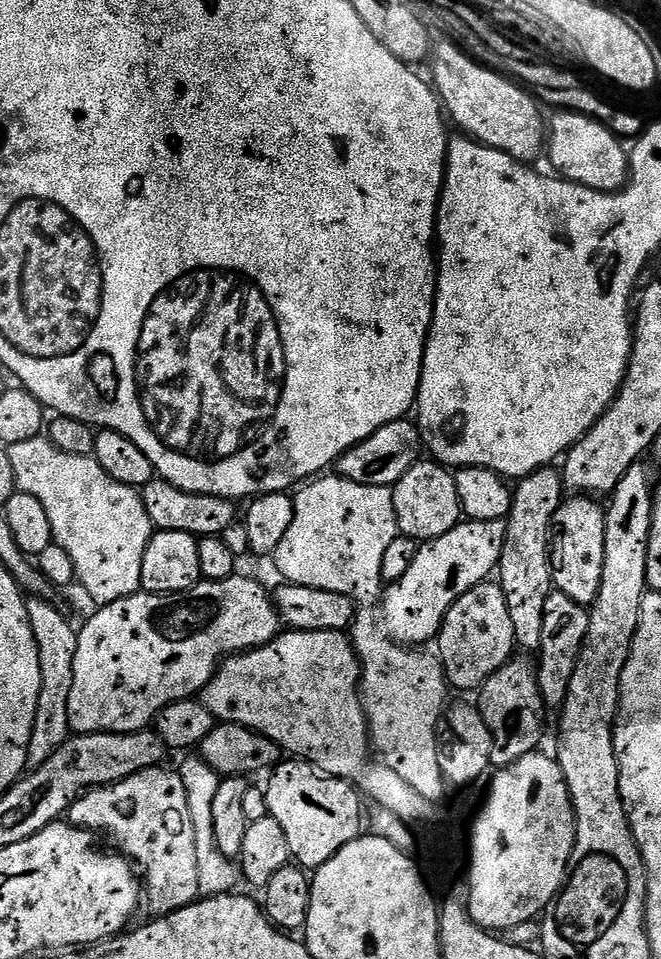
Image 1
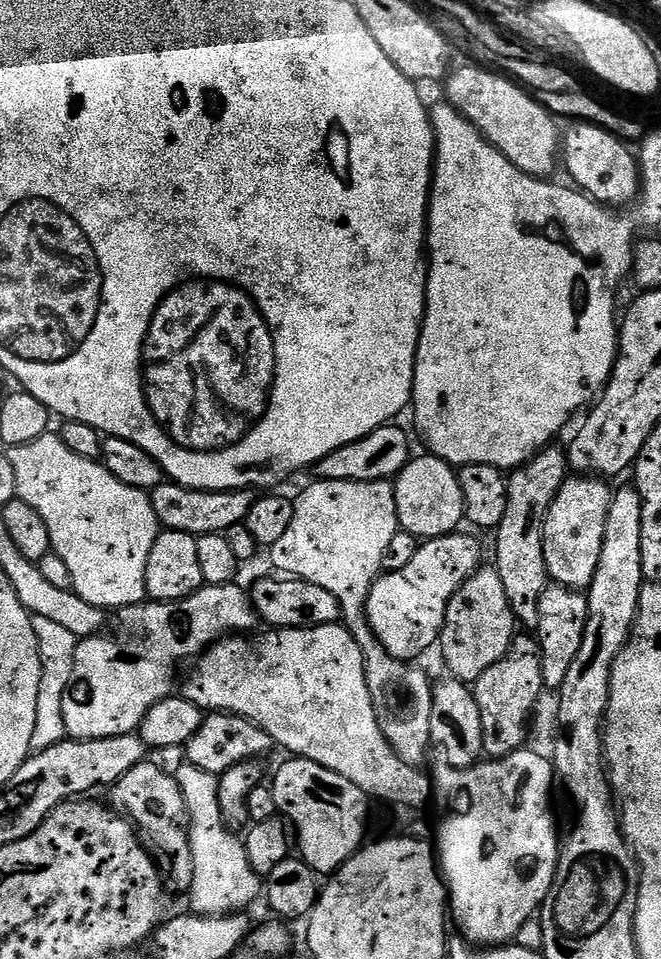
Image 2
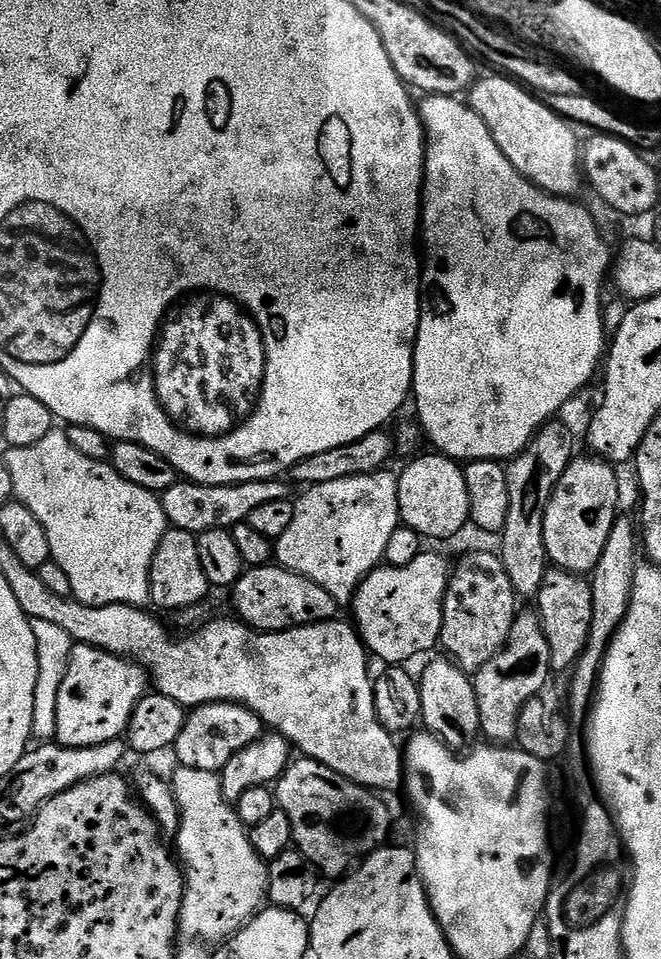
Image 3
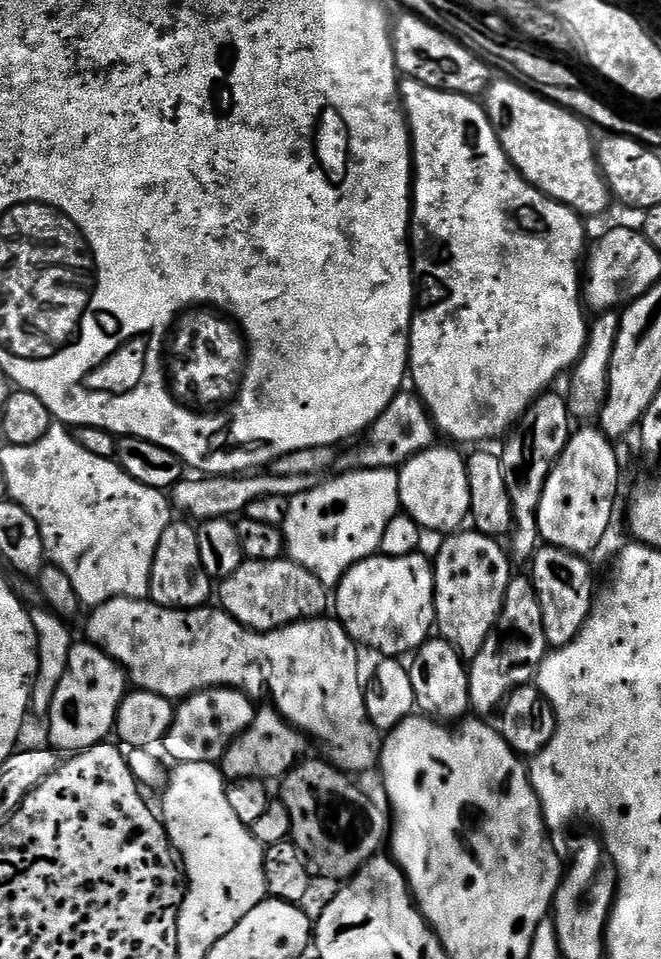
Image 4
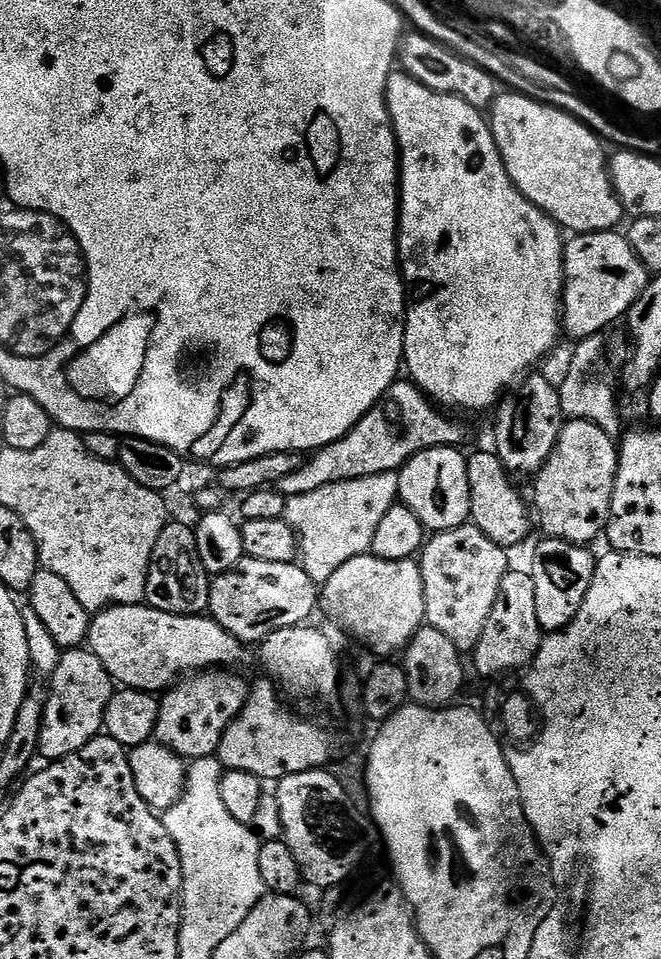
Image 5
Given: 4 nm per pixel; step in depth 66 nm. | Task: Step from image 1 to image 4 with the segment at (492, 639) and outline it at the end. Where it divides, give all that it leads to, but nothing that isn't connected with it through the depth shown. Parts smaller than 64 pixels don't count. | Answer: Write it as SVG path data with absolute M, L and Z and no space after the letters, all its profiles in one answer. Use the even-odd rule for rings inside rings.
M460 530L441 540L444 541L434 555L432 566L435 627L442 639L470 662L482 646L486 646L486 638L490 638L496 629L502 602L514 575L513 561L499 539L484 536L475 530Z

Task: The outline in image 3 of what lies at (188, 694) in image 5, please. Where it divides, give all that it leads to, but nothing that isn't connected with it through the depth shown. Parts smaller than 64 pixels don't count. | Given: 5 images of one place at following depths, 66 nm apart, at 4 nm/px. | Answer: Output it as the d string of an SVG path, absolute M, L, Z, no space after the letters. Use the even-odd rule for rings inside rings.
M203 704L191 709L185 715L182 734L178 734L174 745L176 752L176 764L181 768L193 768L194 770L206 770L207 772L220 773L238 754L238 750L246 750L250 742L254 742L259 736L265 735L266 725L258 714L254 714L246 706L241 704Z

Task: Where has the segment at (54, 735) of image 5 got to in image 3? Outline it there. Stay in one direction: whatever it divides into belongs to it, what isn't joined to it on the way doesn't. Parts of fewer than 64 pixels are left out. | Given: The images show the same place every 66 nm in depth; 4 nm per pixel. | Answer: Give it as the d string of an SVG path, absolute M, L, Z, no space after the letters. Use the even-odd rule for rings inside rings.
M73 643L70 666L66 670L62 690L58 690L58 726L55 743L66 748L93 748L111 740L121 739L127 733L134 706L138 706L138 702L149 688L150 677L139 664L89 644Z

